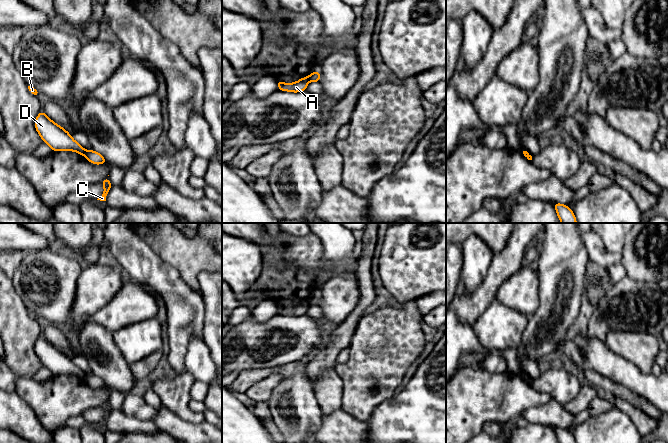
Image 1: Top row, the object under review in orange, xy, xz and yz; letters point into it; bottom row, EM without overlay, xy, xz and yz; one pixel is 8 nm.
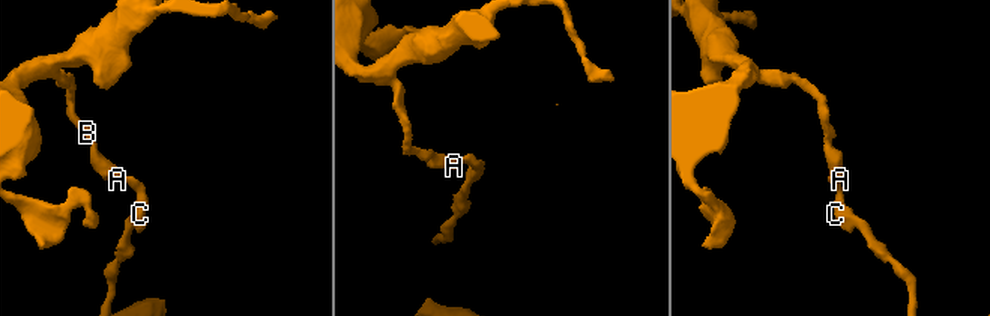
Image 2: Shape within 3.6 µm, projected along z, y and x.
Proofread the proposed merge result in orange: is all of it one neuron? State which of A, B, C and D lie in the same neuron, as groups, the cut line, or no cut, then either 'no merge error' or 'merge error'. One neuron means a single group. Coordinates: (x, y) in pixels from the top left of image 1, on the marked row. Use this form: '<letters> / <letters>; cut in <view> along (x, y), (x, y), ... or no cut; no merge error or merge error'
A B D / C; cut in xy along (85, 151), (83, 154); merge error

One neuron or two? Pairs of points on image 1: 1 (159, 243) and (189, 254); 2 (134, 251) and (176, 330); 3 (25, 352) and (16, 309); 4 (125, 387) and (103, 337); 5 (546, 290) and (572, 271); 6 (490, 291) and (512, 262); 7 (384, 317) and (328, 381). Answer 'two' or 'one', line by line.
1: one
2: one
3: one
4: one
5: one
6: one
7: two

